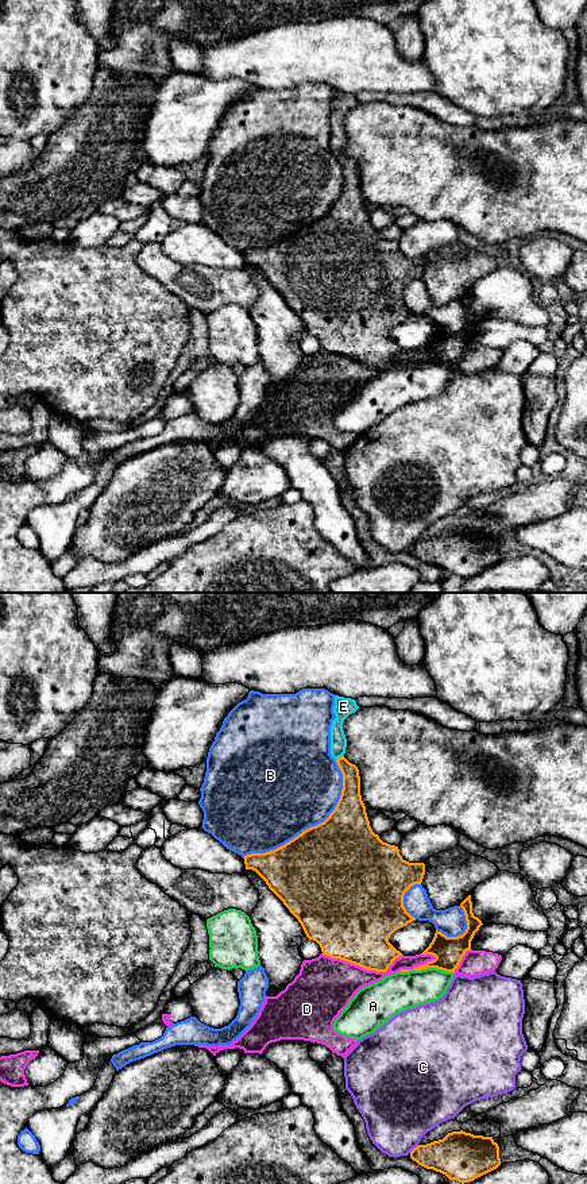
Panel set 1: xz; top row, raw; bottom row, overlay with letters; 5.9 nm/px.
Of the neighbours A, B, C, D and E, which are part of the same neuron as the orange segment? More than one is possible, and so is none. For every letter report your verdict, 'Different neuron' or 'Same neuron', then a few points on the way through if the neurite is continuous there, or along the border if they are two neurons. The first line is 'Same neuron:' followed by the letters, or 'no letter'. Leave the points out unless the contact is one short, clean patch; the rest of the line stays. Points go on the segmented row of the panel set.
Same neuron: E
A: Different neuron
B: Different neuron
C: Different neuron
D: Different neuron
E: Same neuron. Path across: xz (350, 798), (350, 771), (339, 758), (338, 739)

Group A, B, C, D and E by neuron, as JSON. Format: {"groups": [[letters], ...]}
{"groups": [["A"], ["B"], ["C"], ["D"], ["E"]]}

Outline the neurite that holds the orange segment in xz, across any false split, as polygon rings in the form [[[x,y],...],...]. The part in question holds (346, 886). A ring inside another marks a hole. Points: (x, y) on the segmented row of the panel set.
[[[335,695],[331,755],[343,774],[343,790],[335,810],[324,822],[285,845],[243,859],[246,869],[255,871],[266,882],[298,919],[306,937],[320,945],[323,954],[367,971],[386,972],[395,959],[403,956],[389,938],[416,921],[403,906],[403,895],[412,886],[422,883],[425,864],[403,860],[398,846],[383,842],[370,826],[360,795],[359,770],[344,757],[343,722],[358,709],[355,699]]]

